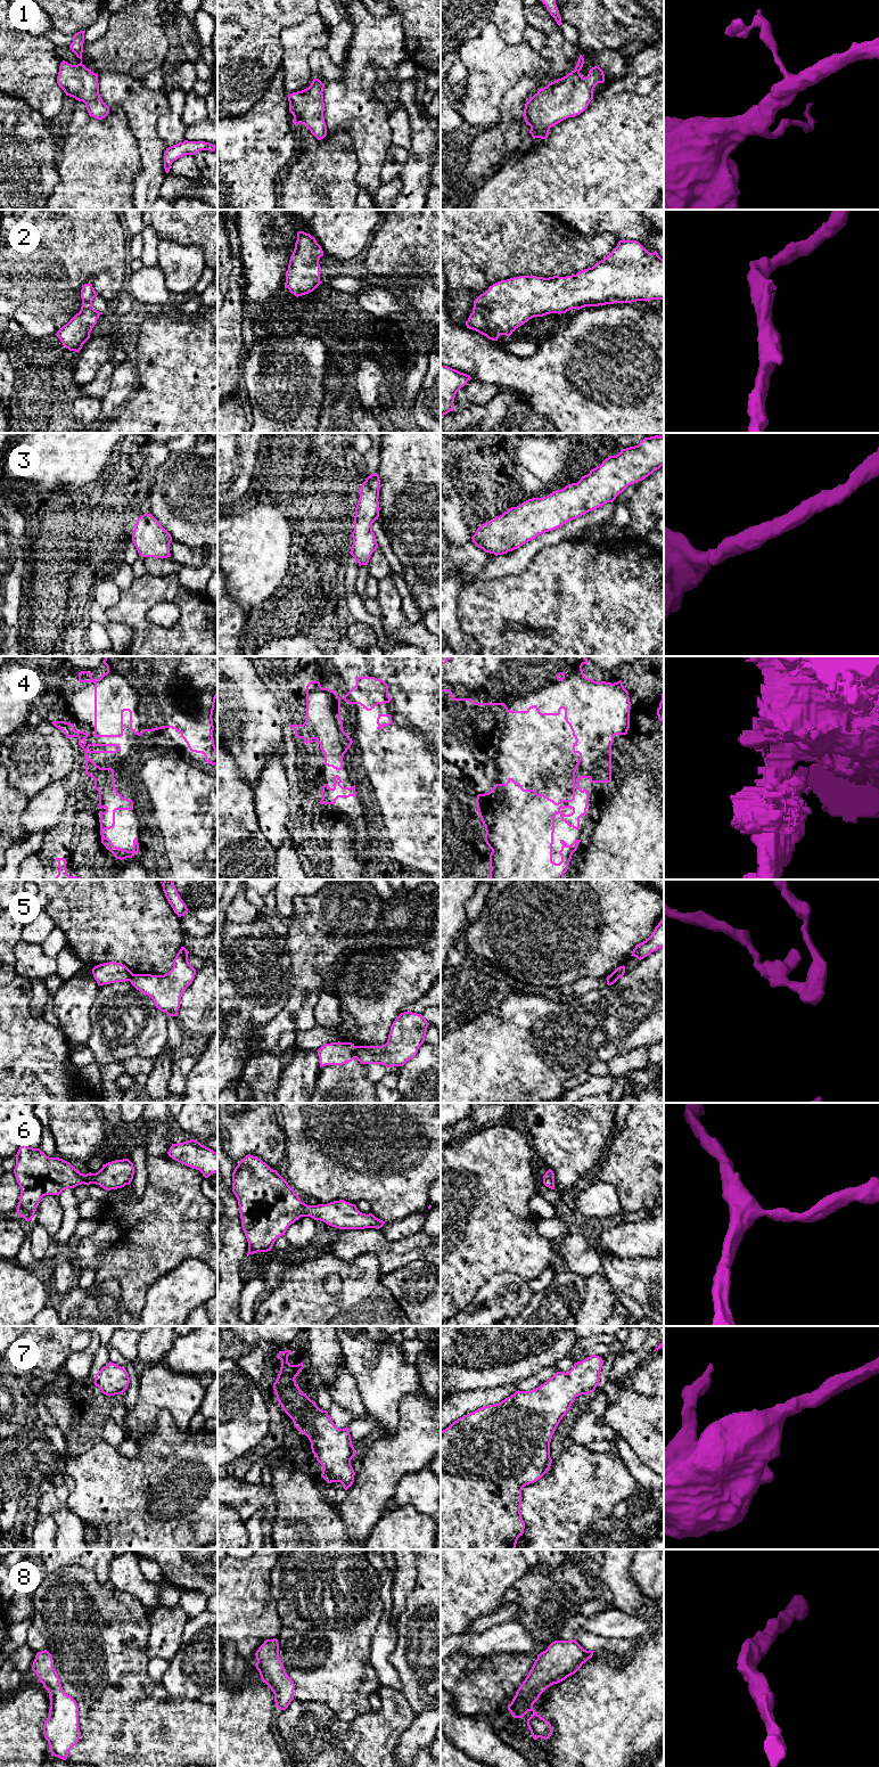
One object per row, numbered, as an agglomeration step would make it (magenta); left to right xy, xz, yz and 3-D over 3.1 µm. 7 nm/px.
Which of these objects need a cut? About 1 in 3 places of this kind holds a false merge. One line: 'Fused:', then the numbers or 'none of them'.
Fused: 4, 5

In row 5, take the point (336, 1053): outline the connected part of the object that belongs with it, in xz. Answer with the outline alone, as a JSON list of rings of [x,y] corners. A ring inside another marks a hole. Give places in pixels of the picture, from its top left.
[[[352,1042],[325,1044],[317,1050],[320,1067],[326,1065],[343,1065],[352,1062],[355,1058],[354,1047]]]

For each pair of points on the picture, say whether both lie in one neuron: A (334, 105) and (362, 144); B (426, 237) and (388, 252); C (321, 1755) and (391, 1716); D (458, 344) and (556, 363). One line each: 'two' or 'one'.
A: one
B: one
C: one
D: one

